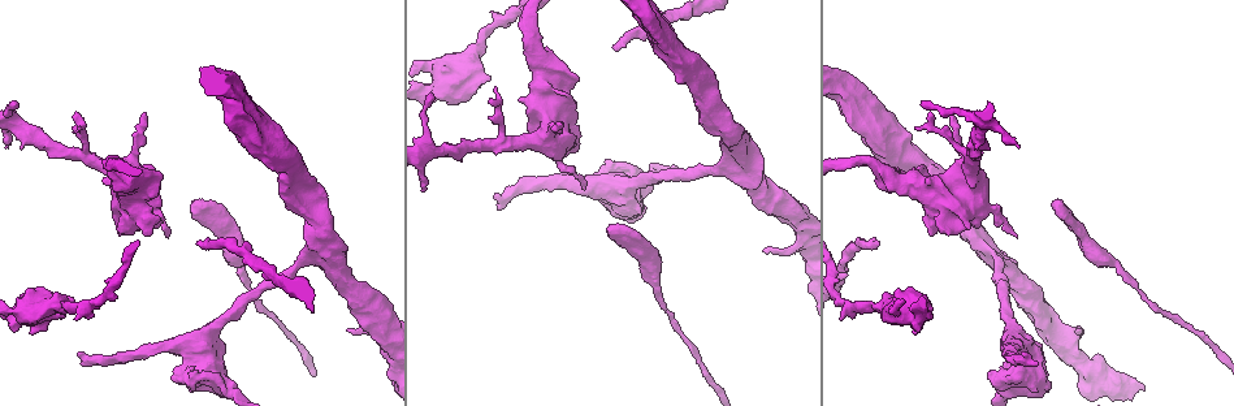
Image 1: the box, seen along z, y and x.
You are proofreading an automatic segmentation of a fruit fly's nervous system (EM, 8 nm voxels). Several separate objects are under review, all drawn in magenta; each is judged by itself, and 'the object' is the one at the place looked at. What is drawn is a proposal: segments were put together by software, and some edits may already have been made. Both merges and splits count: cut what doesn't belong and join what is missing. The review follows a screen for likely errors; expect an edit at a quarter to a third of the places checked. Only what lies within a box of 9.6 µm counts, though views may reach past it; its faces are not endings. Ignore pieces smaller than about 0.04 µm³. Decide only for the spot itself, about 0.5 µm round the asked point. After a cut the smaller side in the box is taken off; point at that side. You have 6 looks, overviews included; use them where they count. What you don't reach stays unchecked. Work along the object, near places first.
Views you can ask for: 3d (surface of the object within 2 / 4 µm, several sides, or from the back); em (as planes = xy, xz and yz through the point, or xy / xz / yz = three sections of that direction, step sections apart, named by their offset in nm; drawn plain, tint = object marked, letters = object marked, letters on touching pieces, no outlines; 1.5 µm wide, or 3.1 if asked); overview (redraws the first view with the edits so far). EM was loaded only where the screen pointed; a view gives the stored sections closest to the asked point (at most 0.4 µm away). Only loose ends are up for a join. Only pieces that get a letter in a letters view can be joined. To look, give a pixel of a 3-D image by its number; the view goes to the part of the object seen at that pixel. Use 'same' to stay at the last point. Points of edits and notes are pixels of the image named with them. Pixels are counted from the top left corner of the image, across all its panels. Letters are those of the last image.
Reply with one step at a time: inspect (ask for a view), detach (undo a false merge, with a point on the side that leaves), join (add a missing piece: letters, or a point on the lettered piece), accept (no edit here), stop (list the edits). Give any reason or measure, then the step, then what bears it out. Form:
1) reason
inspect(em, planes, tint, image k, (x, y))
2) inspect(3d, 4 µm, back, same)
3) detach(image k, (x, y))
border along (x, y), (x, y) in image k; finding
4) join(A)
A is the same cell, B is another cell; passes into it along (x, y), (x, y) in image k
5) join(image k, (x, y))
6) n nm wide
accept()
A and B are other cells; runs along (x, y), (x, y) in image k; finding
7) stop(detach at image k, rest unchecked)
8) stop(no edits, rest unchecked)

long arm stops here
inspect(em, xy, step 4, plain, image 1, (1022, 352))

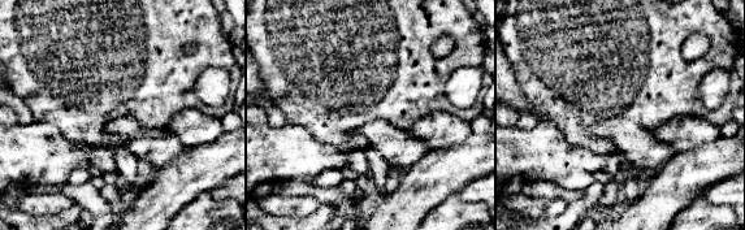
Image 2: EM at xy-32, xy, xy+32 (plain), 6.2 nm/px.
inspect(em, xy, step 4, tint, same)

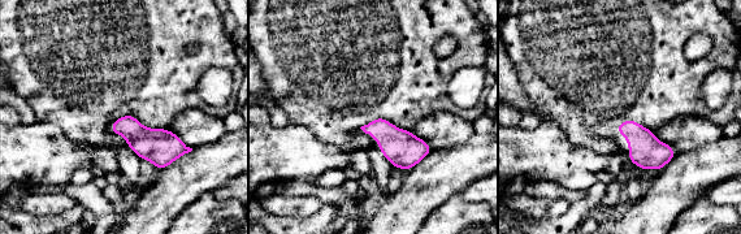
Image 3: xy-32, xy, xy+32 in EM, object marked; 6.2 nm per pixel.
inspect(em, xy, step 4, letters, same)

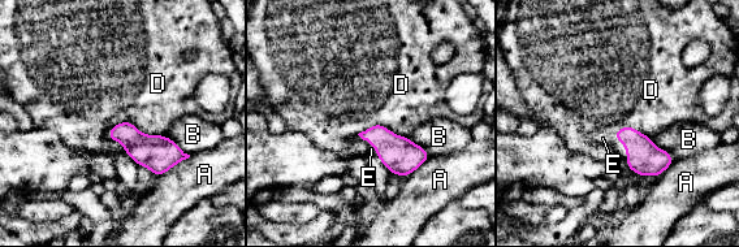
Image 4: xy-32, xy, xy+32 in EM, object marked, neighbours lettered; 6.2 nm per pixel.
join(E)
E is the same cell, A, B and D are other cells; passes into it along (644, 159), (625, 147), (603, 138) in image 4; it goes on there

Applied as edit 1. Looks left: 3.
branch stops here
inspect(3d, 2 µm, image 1, (610, 226))

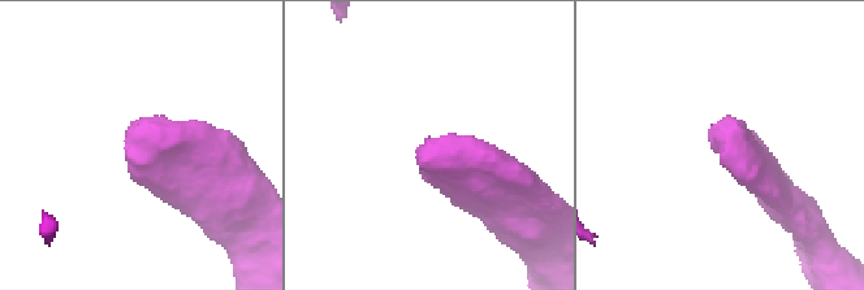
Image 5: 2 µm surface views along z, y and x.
now the EM
inspect(em, yz, step 4, letters, image 5, (130, 127))

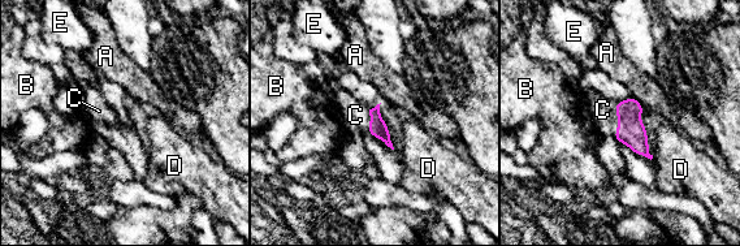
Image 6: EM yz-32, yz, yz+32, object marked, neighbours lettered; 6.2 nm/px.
join(C)
C is the same cell, A, B, D and E are other cells; passes into it along (631, 132), (618, 117), (602, 109) in image 6; the neuron continues

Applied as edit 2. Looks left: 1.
inspect(em, planes, letters, image 1, (200, 240))

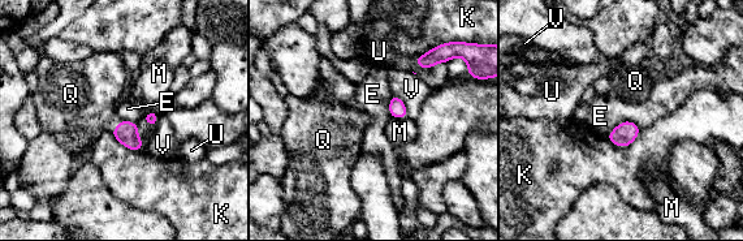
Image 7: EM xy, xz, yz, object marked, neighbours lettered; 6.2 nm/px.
join(Q)
Q is the same cell, E, K, M, U and V are other cells; passes into it along (126, 133), (117, 127), (94, 94) in image 7; it goes on there

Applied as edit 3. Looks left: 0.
stop(join at image 4, join at image 6, join at image 7, rest unchecked)

